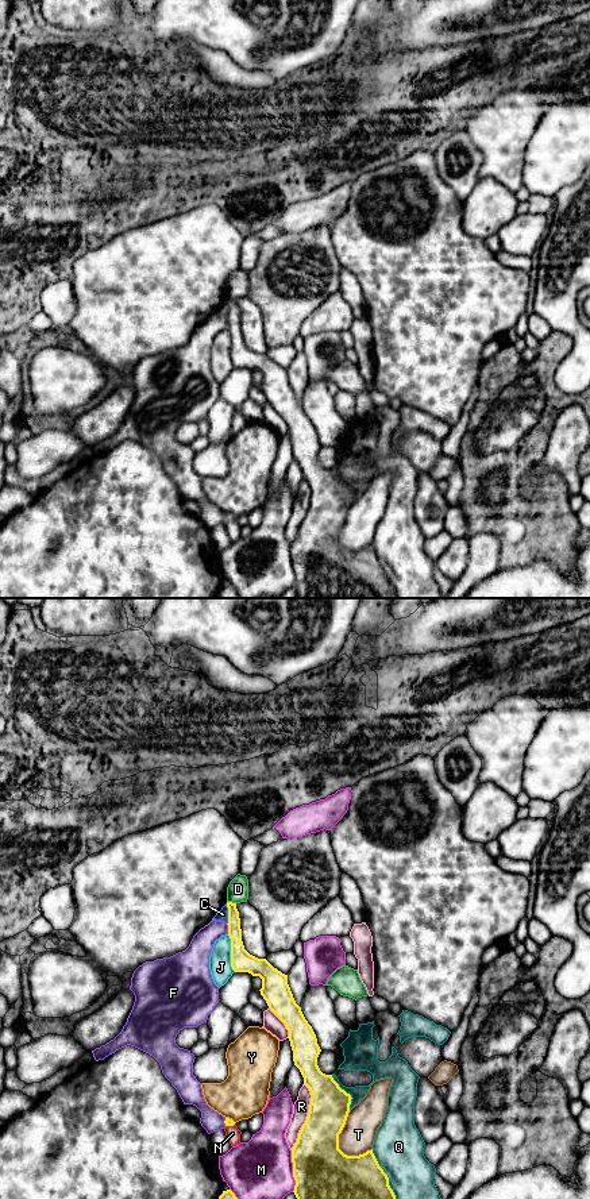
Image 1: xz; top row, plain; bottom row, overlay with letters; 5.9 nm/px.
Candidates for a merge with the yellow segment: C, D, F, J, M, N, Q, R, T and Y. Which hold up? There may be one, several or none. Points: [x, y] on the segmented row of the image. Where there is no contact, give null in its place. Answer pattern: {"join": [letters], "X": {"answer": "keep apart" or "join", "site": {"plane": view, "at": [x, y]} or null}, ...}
{"join": [], "C": {"answer": "keep apart", "site": {"plane": "xz", "at": [228, 914]}}, "D": {"answer": "keep apart", "site": {"plane": "xz", "at": [231, 902]}}, "F": {"answer": "keep apart", "site": {"plane": "xz", "at": [228, 929]}}, "J": {"answer": "keep apart", "site": {"plane": "xz", "at": [231, 953]}}, "M": {"answer": "keep apart", "site": {"plane": "xz", "at": [293, 1171]}}, "N": {"answer": "keep apart", "site": {"plane": "xz", "at": [230, 1125]}}, "Q": {"answer": "keep apart", "site": {"plane": "xz", "at": [385, 1174]}}, "R": {"answer": "keep apart", "site": {"plane": "xz", "at": [307, 1117]}}, "T": {"answer": "keep apart", "site": {"plane": "xz", "at": [338, 1138]}}, "Y": {"answer": "keep apart", "site": {"plane": "xz", "at": [231, 1120]}}}

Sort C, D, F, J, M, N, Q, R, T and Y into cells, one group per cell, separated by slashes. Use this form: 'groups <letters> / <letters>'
groups C / D / F / J / M / N / Q / R / T / Y

